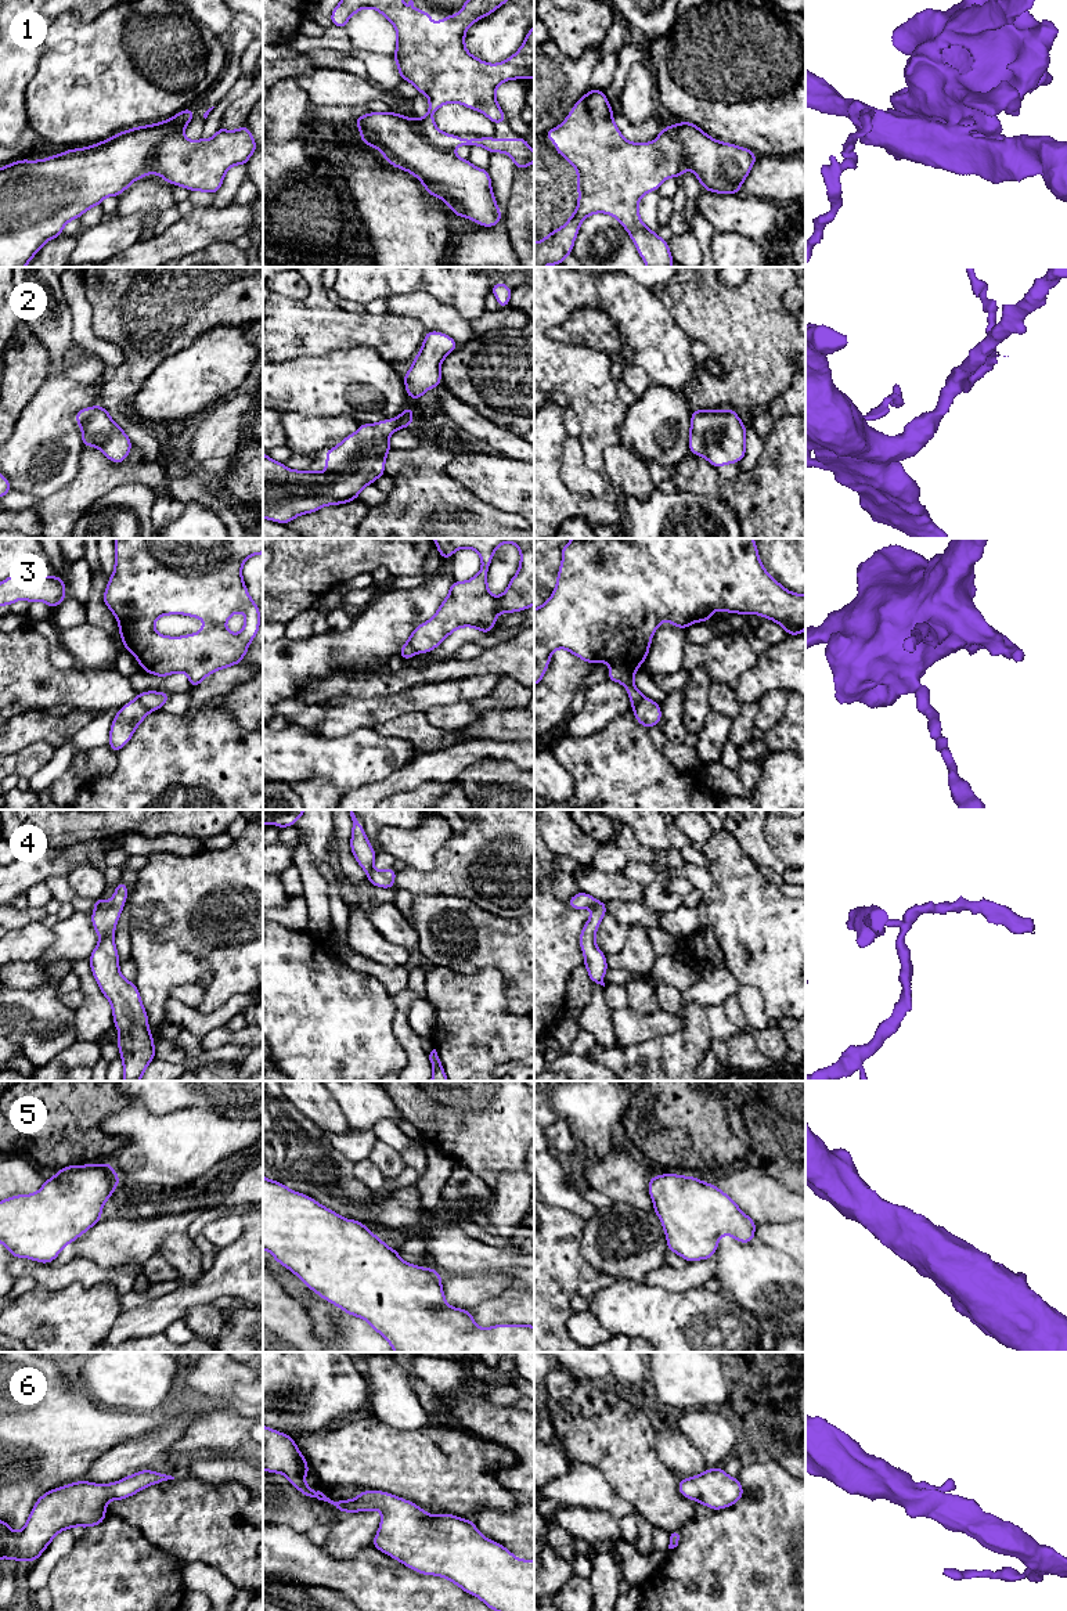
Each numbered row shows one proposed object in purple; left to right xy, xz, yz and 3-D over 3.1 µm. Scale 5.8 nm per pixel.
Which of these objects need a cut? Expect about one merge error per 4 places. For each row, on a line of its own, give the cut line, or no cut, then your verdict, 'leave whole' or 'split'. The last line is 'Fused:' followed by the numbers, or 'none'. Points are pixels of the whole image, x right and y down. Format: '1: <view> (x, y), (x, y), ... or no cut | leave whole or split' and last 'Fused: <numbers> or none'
1: no cut | leave whole
2: no cut | leave whole
3: xy (136, 698), (150, 710) | split
4: yz (597, 901), (593, 908) | split
5: no cut | leave whole
6: no cut | leave whole
Fused: 3, 4

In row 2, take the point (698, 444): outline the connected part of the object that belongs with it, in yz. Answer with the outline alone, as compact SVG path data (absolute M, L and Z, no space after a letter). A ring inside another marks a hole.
M693 410L689 429L689 451L704 457L714 468L740 462L746 454L746 425L735 410Z

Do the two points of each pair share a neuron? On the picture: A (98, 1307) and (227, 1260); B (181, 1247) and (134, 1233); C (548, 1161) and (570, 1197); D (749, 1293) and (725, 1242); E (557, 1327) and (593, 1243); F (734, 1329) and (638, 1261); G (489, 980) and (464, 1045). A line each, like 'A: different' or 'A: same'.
A: different
B: different
C: same
D: same
E: different
F: different
G: same

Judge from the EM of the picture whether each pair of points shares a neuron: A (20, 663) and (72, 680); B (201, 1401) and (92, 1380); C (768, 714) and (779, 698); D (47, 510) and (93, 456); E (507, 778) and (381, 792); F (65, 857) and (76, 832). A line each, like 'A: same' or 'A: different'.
A: same
B: different
C: same
D: same
E: different
F: different

